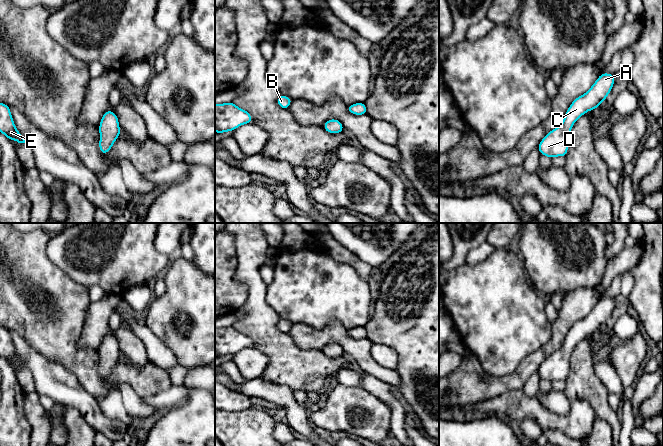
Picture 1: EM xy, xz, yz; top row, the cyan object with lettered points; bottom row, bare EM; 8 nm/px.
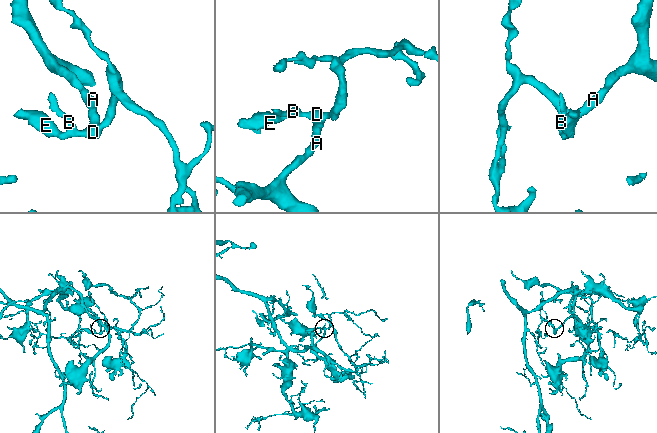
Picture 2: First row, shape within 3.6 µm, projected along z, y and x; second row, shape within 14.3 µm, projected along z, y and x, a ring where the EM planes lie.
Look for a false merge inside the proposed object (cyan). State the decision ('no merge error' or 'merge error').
no merge error

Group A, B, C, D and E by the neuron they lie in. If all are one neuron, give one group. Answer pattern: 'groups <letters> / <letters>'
groups A B C D E

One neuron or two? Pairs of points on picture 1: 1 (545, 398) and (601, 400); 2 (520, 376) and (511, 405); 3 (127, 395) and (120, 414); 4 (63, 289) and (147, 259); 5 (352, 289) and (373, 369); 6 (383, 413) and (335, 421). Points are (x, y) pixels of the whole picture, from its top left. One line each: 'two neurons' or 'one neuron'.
1: two neurons
2: two neurons
3: two neurons
4: two neurons
5: two neurons
6: one neuron

